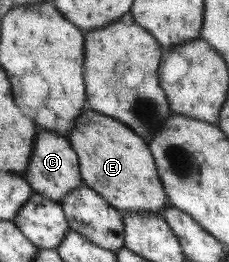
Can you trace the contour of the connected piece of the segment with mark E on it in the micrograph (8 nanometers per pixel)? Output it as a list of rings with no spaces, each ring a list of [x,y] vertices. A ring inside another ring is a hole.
[[[85,107],[67,140],[77,155],[82,185],[99,194],[121,215],[134,212],[161,214],[167,198],[144,139],[125,125]]]

